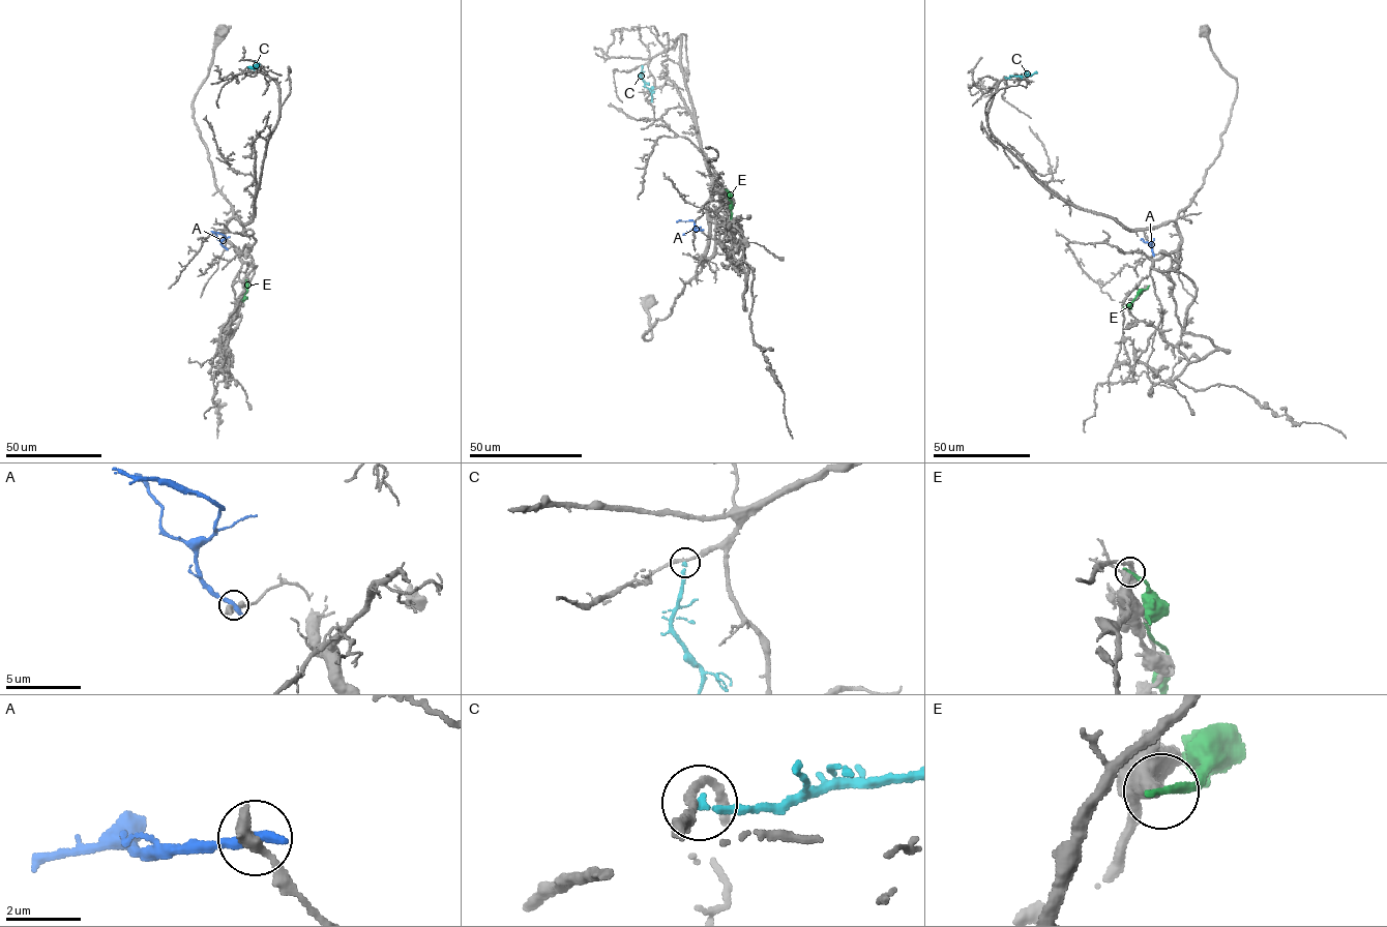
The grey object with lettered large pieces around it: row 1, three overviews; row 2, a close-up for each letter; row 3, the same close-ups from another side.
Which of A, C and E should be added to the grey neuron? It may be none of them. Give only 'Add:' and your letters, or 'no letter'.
Add: no letter

